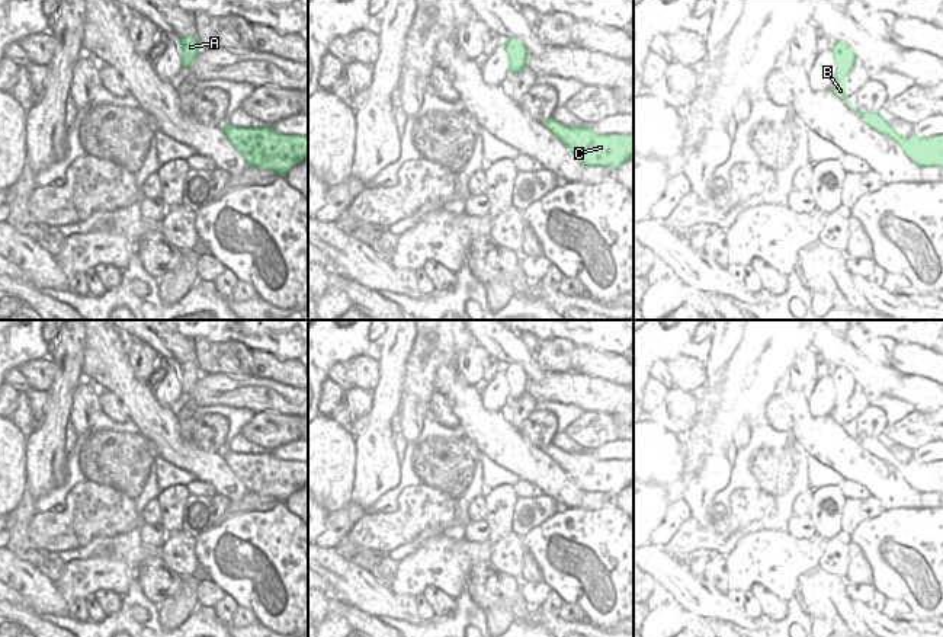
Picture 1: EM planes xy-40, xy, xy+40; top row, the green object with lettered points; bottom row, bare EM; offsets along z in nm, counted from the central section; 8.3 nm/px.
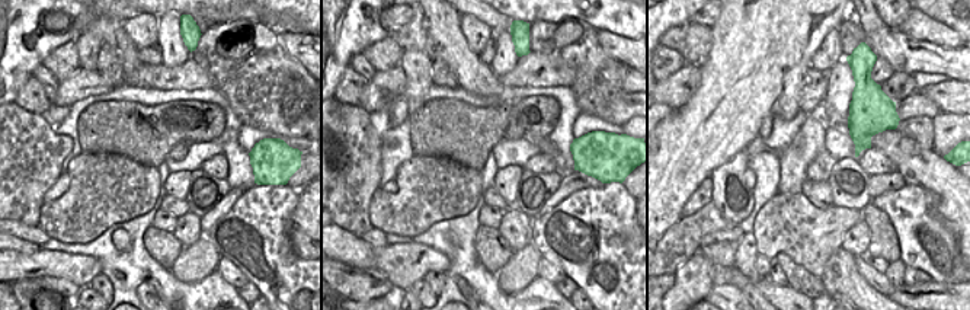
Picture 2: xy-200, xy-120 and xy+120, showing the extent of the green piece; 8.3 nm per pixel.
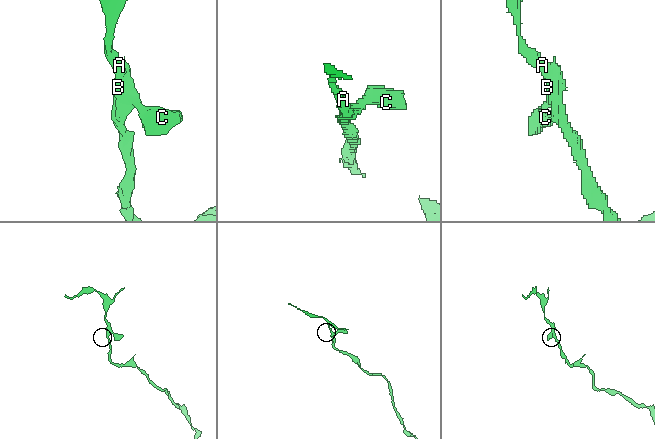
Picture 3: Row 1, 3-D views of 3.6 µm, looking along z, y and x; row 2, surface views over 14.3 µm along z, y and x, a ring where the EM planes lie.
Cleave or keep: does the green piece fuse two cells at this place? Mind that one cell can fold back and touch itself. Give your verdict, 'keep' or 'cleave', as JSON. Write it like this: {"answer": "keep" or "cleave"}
{"answer": "keep"}

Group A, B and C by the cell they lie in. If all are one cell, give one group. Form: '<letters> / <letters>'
A B C

